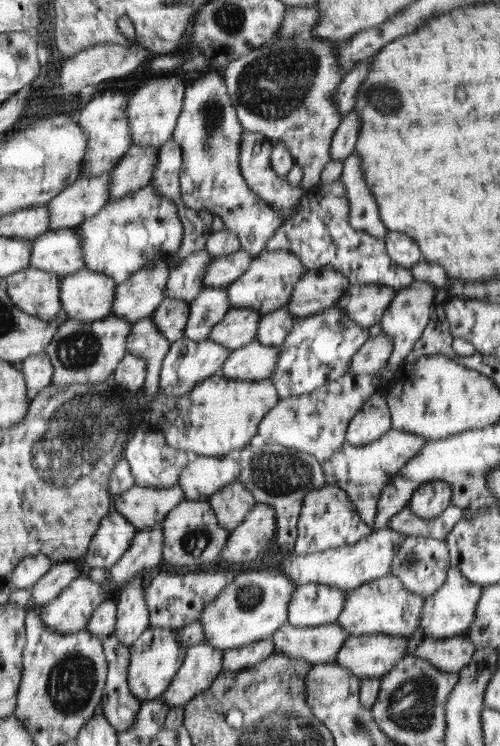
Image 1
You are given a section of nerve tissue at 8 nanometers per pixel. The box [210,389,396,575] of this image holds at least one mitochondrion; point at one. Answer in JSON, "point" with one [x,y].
{"point":[274,473]}

